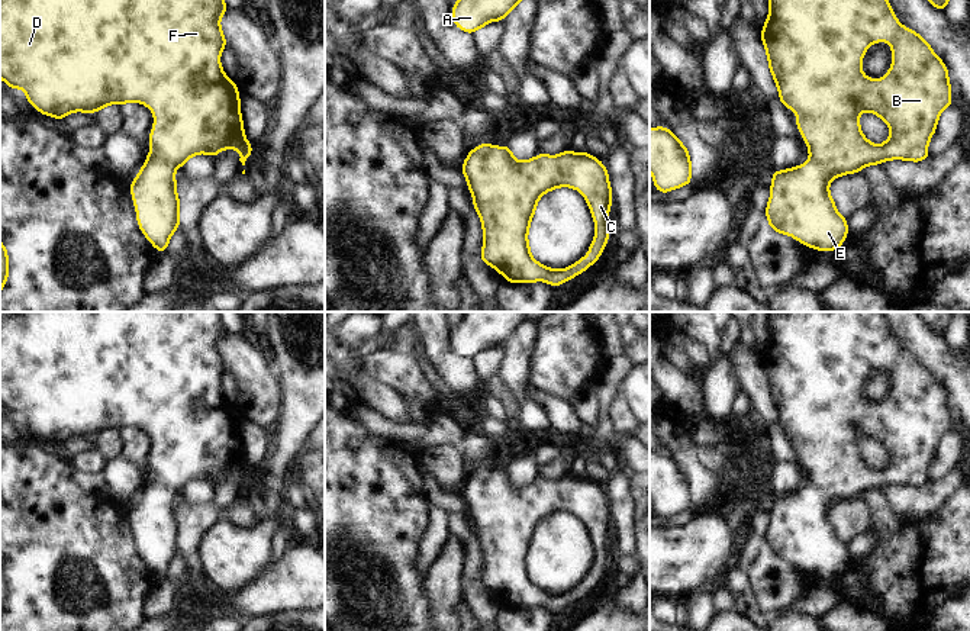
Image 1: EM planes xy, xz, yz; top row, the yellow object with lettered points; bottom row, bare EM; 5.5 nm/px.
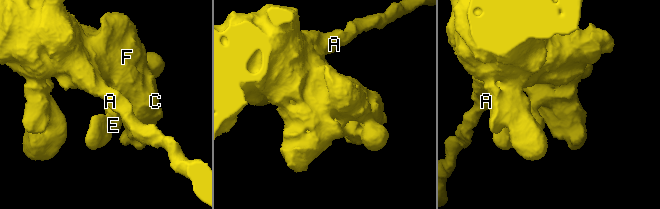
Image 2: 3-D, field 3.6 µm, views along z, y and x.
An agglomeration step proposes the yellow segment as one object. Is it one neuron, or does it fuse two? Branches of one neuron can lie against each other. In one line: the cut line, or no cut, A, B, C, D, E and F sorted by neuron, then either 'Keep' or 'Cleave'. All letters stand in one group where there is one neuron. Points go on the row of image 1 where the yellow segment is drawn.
No split. Groups: A B C D E F. Keep.

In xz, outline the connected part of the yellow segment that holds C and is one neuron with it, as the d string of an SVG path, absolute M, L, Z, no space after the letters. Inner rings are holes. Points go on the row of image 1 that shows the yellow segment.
M484 142L470 149L461 171L473 196L473 207L481 220L484 241L480 258L484 264L500 273L507 283L545 281L552 287L558 287L584 273L600 258L609 241L612 186L606 167L594 155L565 149L558 155L539 152L535 158L518 161L507 145L496 147ZM558 187L571 187L584 196L596 228L589 252L573 265L561 270L538 263L531 255L531 245L528 242L528 232L536 212L536 203L544 193Z

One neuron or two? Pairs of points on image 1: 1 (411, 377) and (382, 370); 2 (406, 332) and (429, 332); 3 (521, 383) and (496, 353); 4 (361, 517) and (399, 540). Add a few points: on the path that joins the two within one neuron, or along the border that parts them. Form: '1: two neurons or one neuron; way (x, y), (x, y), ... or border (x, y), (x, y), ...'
1: one neuron; way (403, 373), (400, 370), (389, 370)
2: two neurons; border (421, 335), (427, 356)
3: two neurons; border (503, 345), (505, 360), (498, 374)
4: one neuron; way (370, 525), (384, 540), (390, 540)

